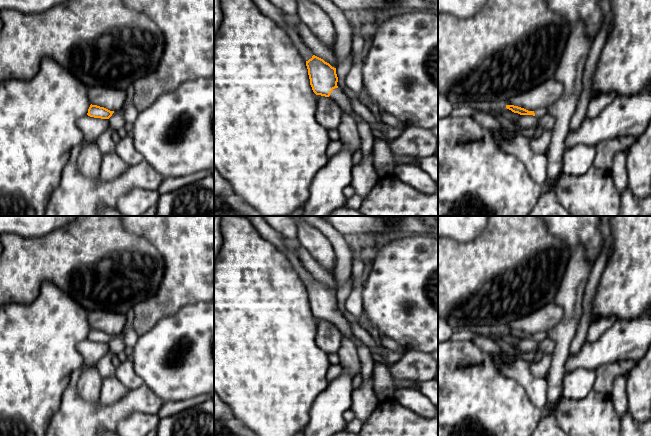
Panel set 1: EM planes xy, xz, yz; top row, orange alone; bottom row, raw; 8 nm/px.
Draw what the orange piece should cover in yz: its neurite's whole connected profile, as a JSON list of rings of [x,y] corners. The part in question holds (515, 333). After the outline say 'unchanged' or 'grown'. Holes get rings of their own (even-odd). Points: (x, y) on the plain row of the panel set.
[[[506,329],[506,332],[511,334],[514,337],[518,337],[520,339],[533,339],[533,340],[536,340],[538,342],[541,342],[544,339],[548,338],[547,332],[538,332],[534,335],[528,335],[524,332],[514,330],[514,329]]]; grown

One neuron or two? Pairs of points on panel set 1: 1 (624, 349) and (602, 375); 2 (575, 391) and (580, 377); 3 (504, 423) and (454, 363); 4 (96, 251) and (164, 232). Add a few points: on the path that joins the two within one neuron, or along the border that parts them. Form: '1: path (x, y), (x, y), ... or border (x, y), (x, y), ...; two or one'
1: border (636, 360), (611, 361), (601, 364), (594, 370); two
2: path (575, 388), (580, 380); one
3: path (489, 408), (459, 378); one
4: border (123, 226), (128, 231), (146, 238), (161, 253); two

